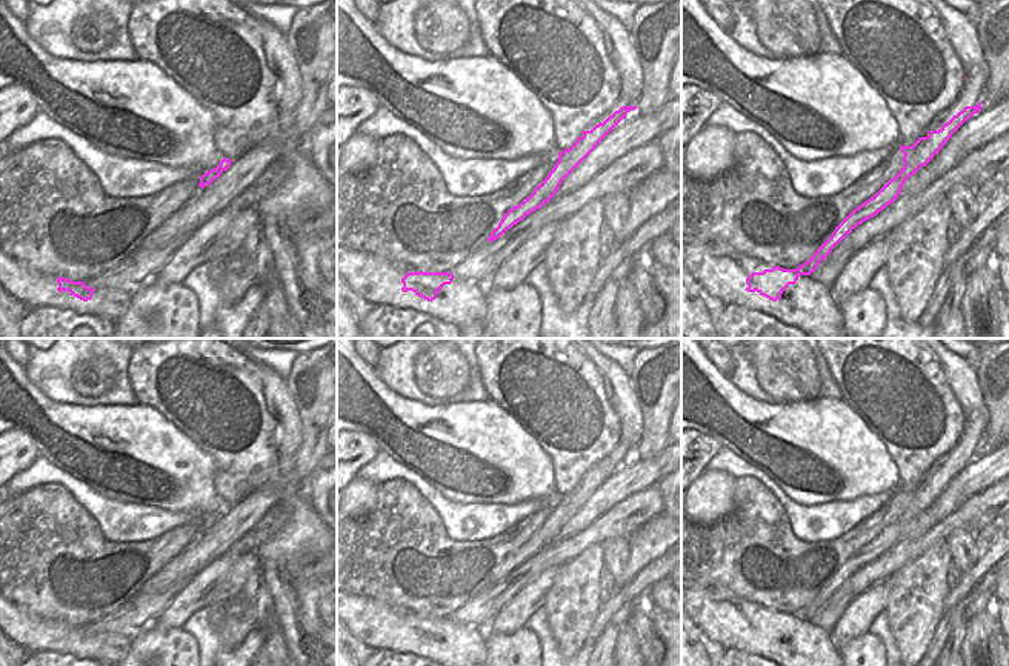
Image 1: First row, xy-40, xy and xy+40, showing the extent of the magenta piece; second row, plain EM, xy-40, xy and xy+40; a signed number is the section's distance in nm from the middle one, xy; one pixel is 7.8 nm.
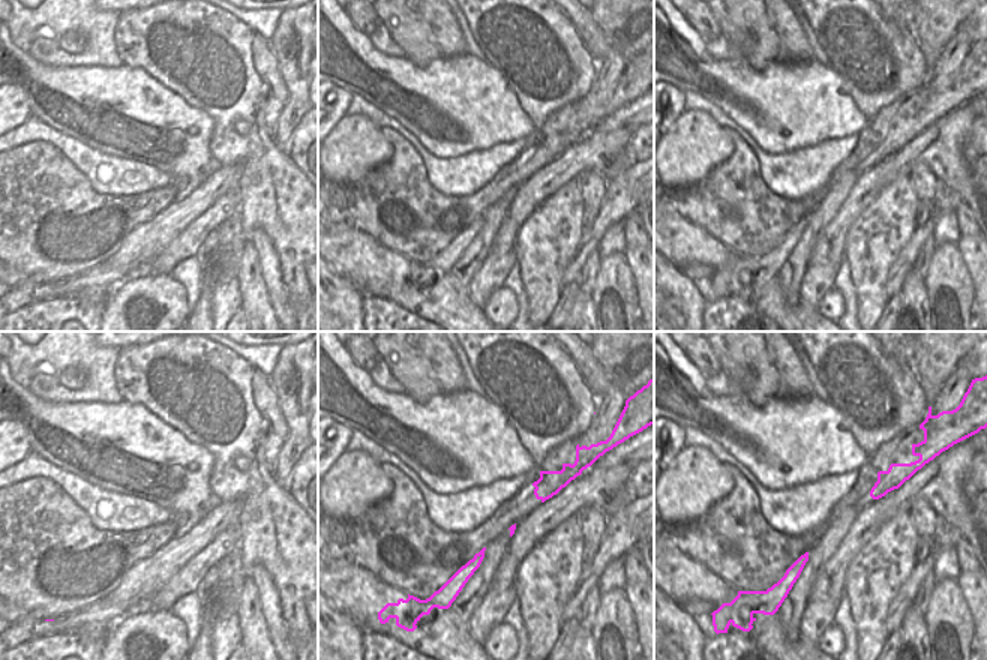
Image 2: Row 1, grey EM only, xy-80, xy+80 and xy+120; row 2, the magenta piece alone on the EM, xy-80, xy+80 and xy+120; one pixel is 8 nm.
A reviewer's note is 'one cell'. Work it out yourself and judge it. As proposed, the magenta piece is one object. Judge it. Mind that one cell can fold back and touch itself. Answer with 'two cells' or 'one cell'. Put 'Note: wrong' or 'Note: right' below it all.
one cell
Note: right

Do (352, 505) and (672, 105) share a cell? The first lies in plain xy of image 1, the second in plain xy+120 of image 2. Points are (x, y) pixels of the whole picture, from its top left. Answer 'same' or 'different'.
different

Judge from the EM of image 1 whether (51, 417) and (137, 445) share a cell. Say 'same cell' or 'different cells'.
same cell

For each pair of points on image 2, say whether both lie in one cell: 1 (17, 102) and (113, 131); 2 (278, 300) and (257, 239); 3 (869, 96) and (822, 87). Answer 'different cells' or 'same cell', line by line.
1: different cells
2: same cell
3: different cells

